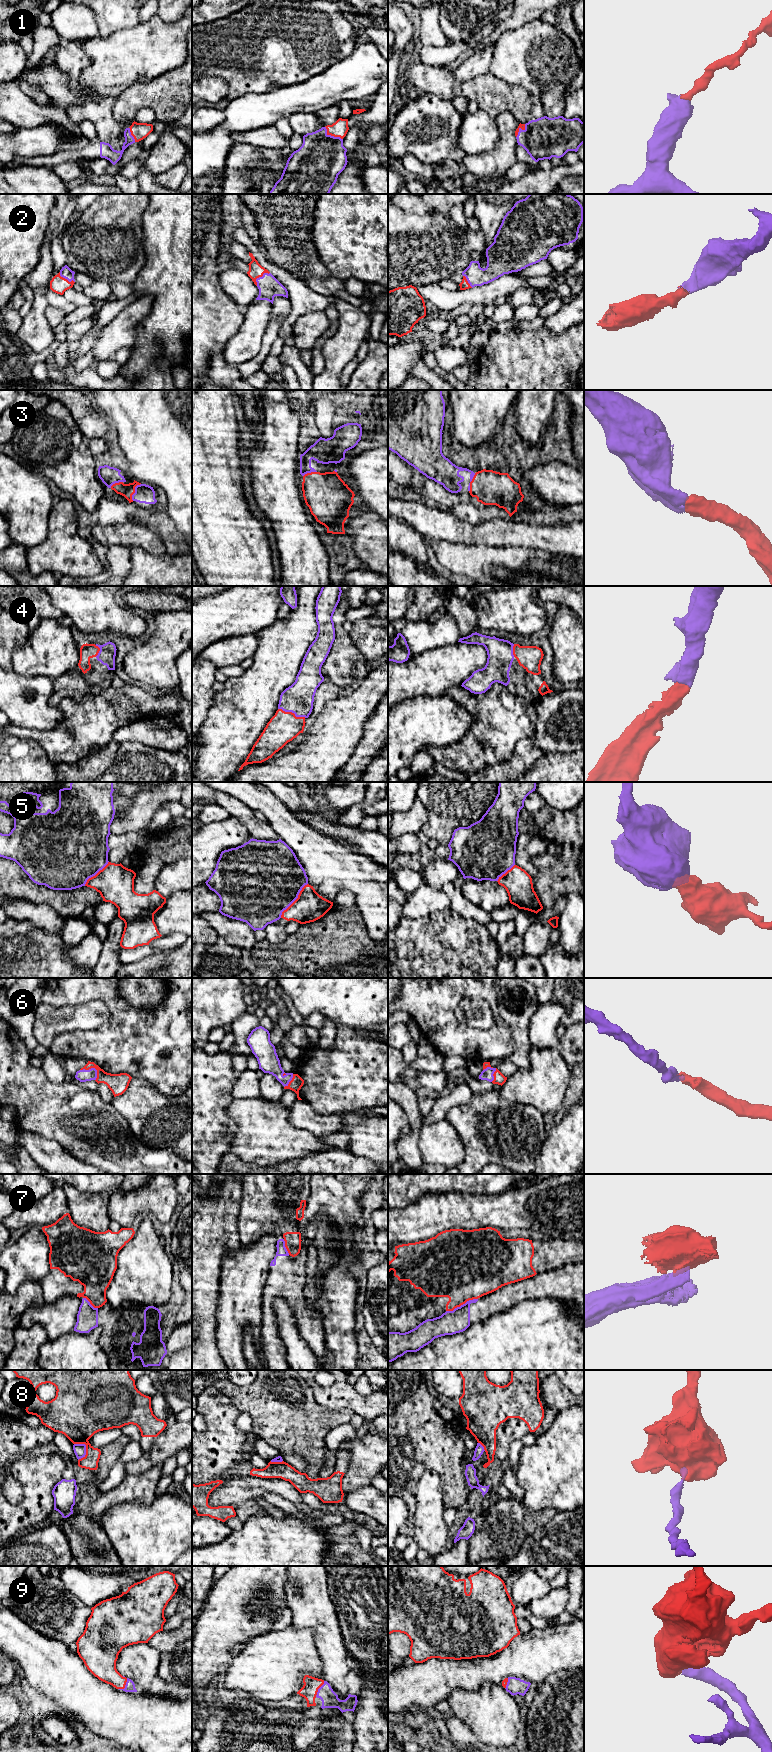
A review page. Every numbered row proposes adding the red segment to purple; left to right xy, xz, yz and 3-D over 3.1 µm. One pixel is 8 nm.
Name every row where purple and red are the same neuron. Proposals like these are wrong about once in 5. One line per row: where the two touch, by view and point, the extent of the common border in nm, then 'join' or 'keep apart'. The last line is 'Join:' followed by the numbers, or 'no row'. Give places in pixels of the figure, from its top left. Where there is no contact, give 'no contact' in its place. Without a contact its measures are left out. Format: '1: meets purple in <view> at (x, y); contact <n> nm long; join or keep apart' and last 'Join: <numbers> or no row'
1: meets purple in xz at (330, 135); contact 180 nm long; join
2: meets purple in xz at (259, 277); contact 160 nm long; join
3: meets purple in xy at (135, 491); contact 160 nm long; join
4: meets purple in xz at (292, 712); contact 240 nm long; join
5: meets purple in xz at (294, 900); contact 360 nm long; keep apart
6: meets purple in xy at (93, 1068); contact 160 nm long; join
7: meets purple in yz at (461, 1305); contact 280 nm long; keep apart
8: meets purple in xy at (85, 1452); contact 150 nm long; keep apart
9: meets purple in xz at (318, 1689); contact 150 nm long; join
Join: 1, 2, 3, 4, 6, 9

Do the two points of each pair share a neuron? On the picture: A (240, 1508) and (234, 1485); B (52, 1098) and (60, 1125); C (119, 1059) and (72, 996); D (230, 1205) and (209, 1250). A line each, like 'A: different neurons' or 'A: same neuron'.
A: different neurons
B: same neuron
C: same neuron
D: same neuron

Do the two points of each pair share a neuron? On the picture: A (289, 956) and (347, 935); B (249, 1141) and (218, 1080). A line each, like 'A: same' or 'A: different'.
A: same
B: different

